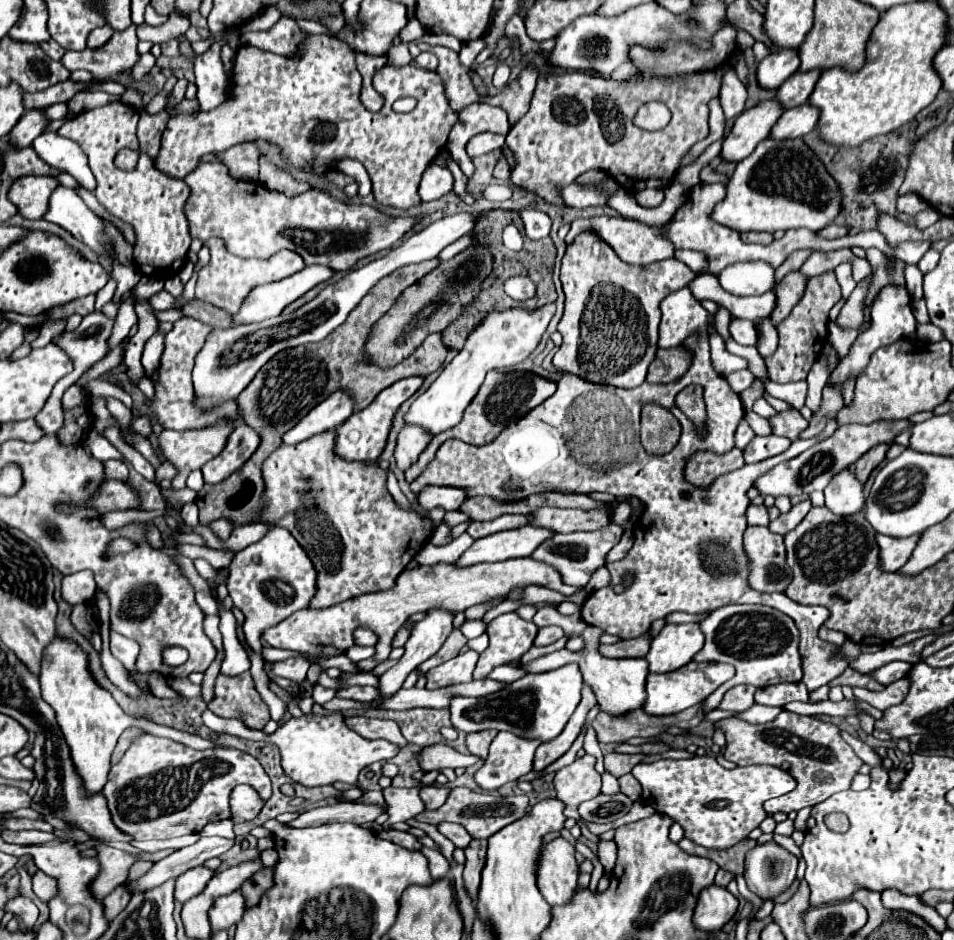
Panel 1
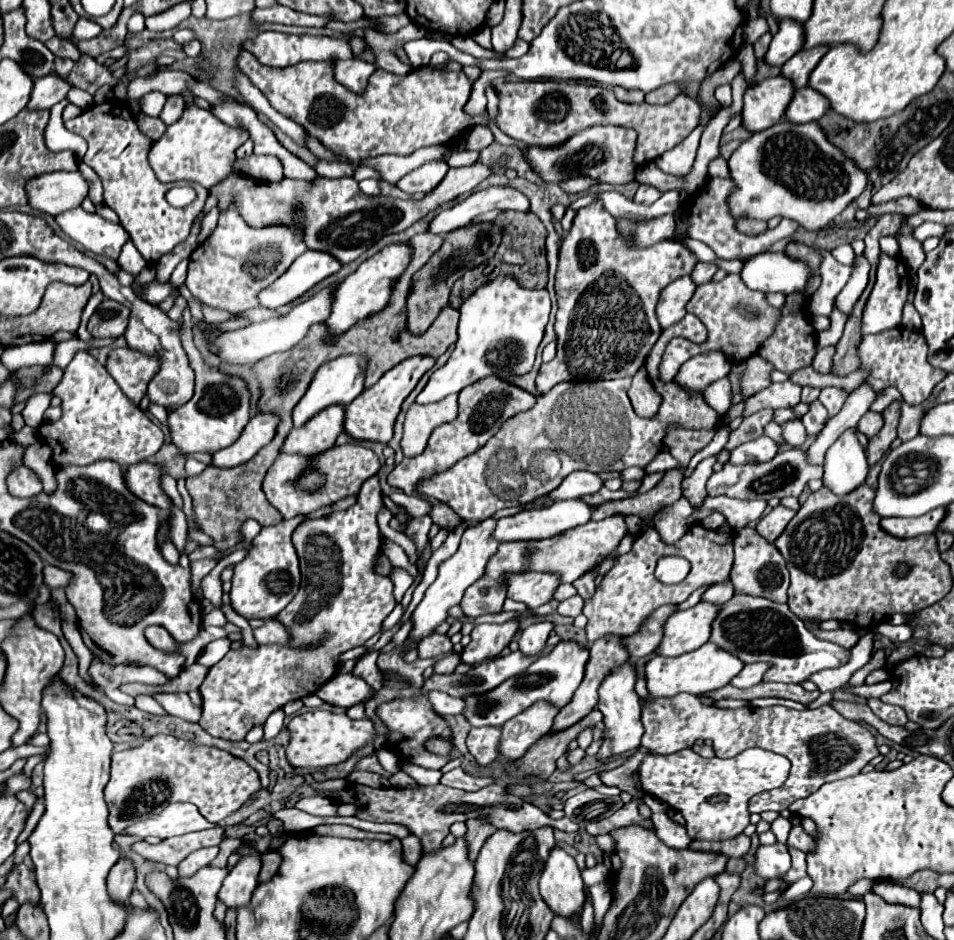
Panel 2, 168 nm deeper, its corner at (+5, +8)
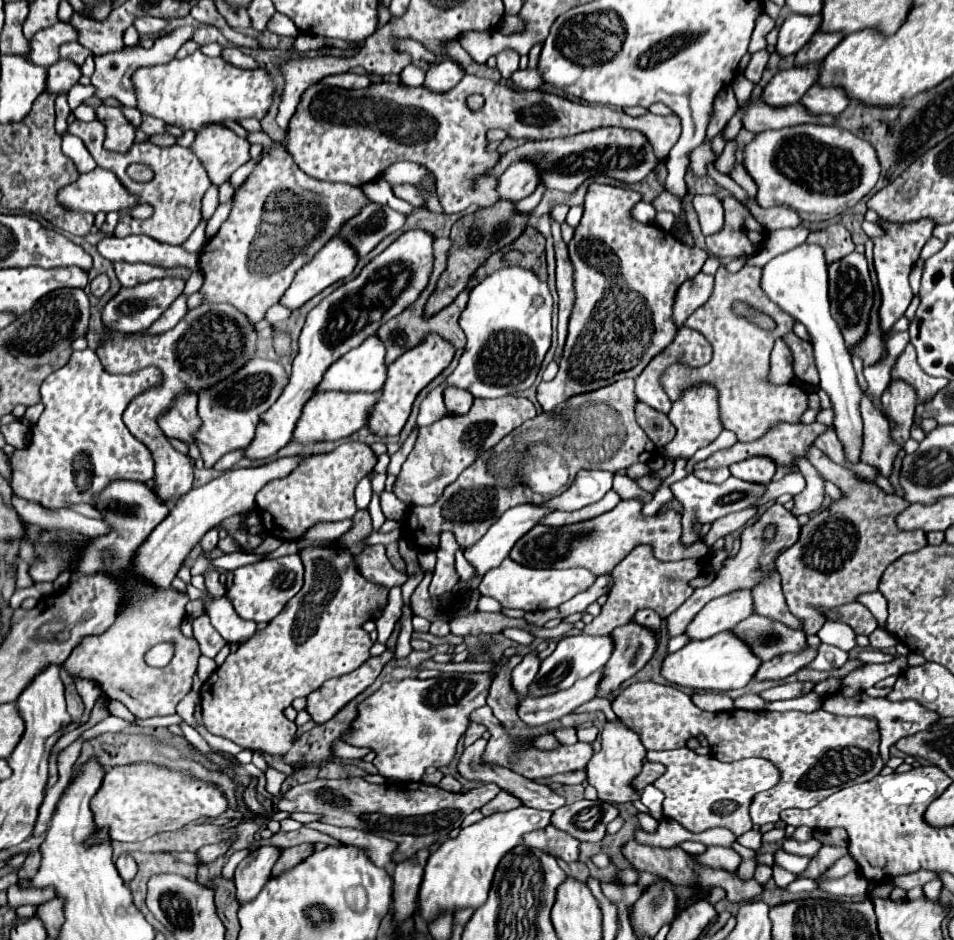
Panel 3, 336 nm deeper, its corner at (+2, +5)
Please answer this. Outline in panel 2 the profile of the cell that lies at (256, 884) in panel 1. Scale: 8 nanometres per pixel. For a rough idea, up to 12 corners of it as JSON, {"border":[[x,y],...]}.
{"border":[[279,852],[261,854],[259,884],[273,878],[281,864]]}

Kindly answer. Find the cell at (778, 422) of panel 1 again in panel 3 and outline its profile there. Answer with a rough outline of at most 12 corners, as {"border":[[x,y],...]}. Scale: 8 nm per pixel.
{"border":[[818,447],[808,461],[844,499],[816,513],[776,565],[806,635],[878,591],[922,549],[910,505]]}

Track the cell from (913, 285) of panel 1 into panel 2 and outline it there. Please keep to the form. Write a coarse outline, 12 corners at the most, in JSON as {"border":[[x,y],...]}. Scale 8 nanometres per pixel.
{"border":[[891,236],[881,238],[881,250],[899,258],[899,242]]}

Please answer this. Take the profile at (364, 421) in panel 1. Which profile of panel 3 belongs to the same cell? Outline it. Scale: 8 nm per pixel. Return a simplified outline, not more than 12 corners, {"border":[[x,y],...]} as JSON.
{"border":[[428,333],[388,365],[368,427],[400,435],[414,399],[456,349]]}

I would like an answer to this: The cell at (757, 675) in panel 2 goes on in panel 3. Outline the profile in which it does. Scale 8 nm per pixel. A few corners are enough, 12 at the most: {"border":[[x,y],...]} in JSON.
{"border":[[818,635],[802,653],[782,653],[762,663],[758,681],[784,679],[816,657]]}

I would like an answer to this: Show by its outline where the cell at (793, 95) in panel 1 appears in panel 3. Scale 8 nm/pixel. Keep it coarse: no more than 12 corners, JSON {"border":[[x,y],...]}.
{"border":[[814,33],[796,53],[796,65],[822,61],[844,39],[842,33]]}

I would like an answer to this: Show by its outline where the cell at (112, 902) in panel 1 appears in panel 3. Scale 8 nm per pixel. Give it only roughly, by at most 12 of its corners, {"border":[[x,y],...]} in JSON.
{"border":[[130,855],[116,859],[120,877],[128,883],[136,875],[136,861]]}

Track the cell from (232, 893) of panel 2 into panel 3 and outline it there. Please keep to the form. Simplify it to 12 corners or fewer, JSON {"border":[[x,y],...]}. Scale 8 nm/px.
{"border":[[256,847],[236,867],[236,897],[252,901],[282,849]]}

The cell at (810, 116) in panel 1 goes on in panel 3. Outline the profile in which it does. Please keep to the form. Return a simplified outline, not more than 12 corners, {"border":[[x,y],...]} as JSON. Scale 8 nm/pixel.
{"border":[[812,85],[802,105],[814,115],[840,115],[850,99],[842,87]]}

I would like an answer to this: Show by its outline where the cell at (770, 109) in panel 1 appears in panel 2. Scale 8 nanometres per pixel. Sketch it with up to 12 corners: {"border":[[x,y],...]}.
{"border":[[767,78],[749,86],[743,128],[771,128],[793,98],[793,84]]}

